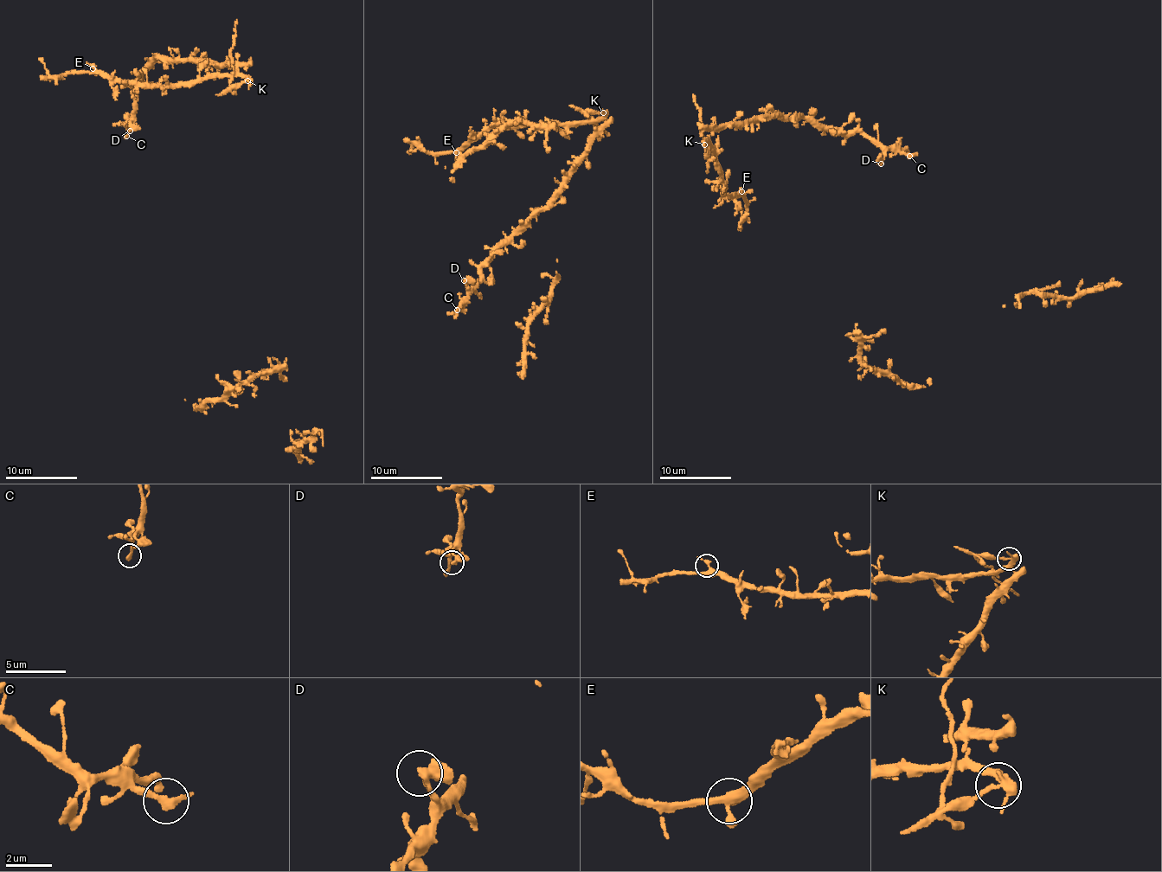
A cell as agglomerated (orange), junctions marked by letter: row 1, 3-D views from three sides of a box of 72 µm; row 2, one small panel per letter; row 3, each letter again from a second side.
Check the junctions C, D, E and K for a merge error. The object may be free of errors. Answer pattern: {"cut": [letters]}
{"cut": ["K"]}

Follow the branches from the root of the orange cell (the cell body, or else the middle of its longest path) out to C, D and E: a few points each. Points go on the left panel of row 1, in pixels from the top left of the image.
C: (173, 60), (157, 58), (133, 84), (136, 108), (126, 136)
D: (173, 60), (157, 58), (133, 84), (136, 111), (130, 131)
E: (173, 60), (206, 59), (239, 70), (229, 74), (150, 86), (142, 83), (130, 85), (112, 81), (93, 68)

